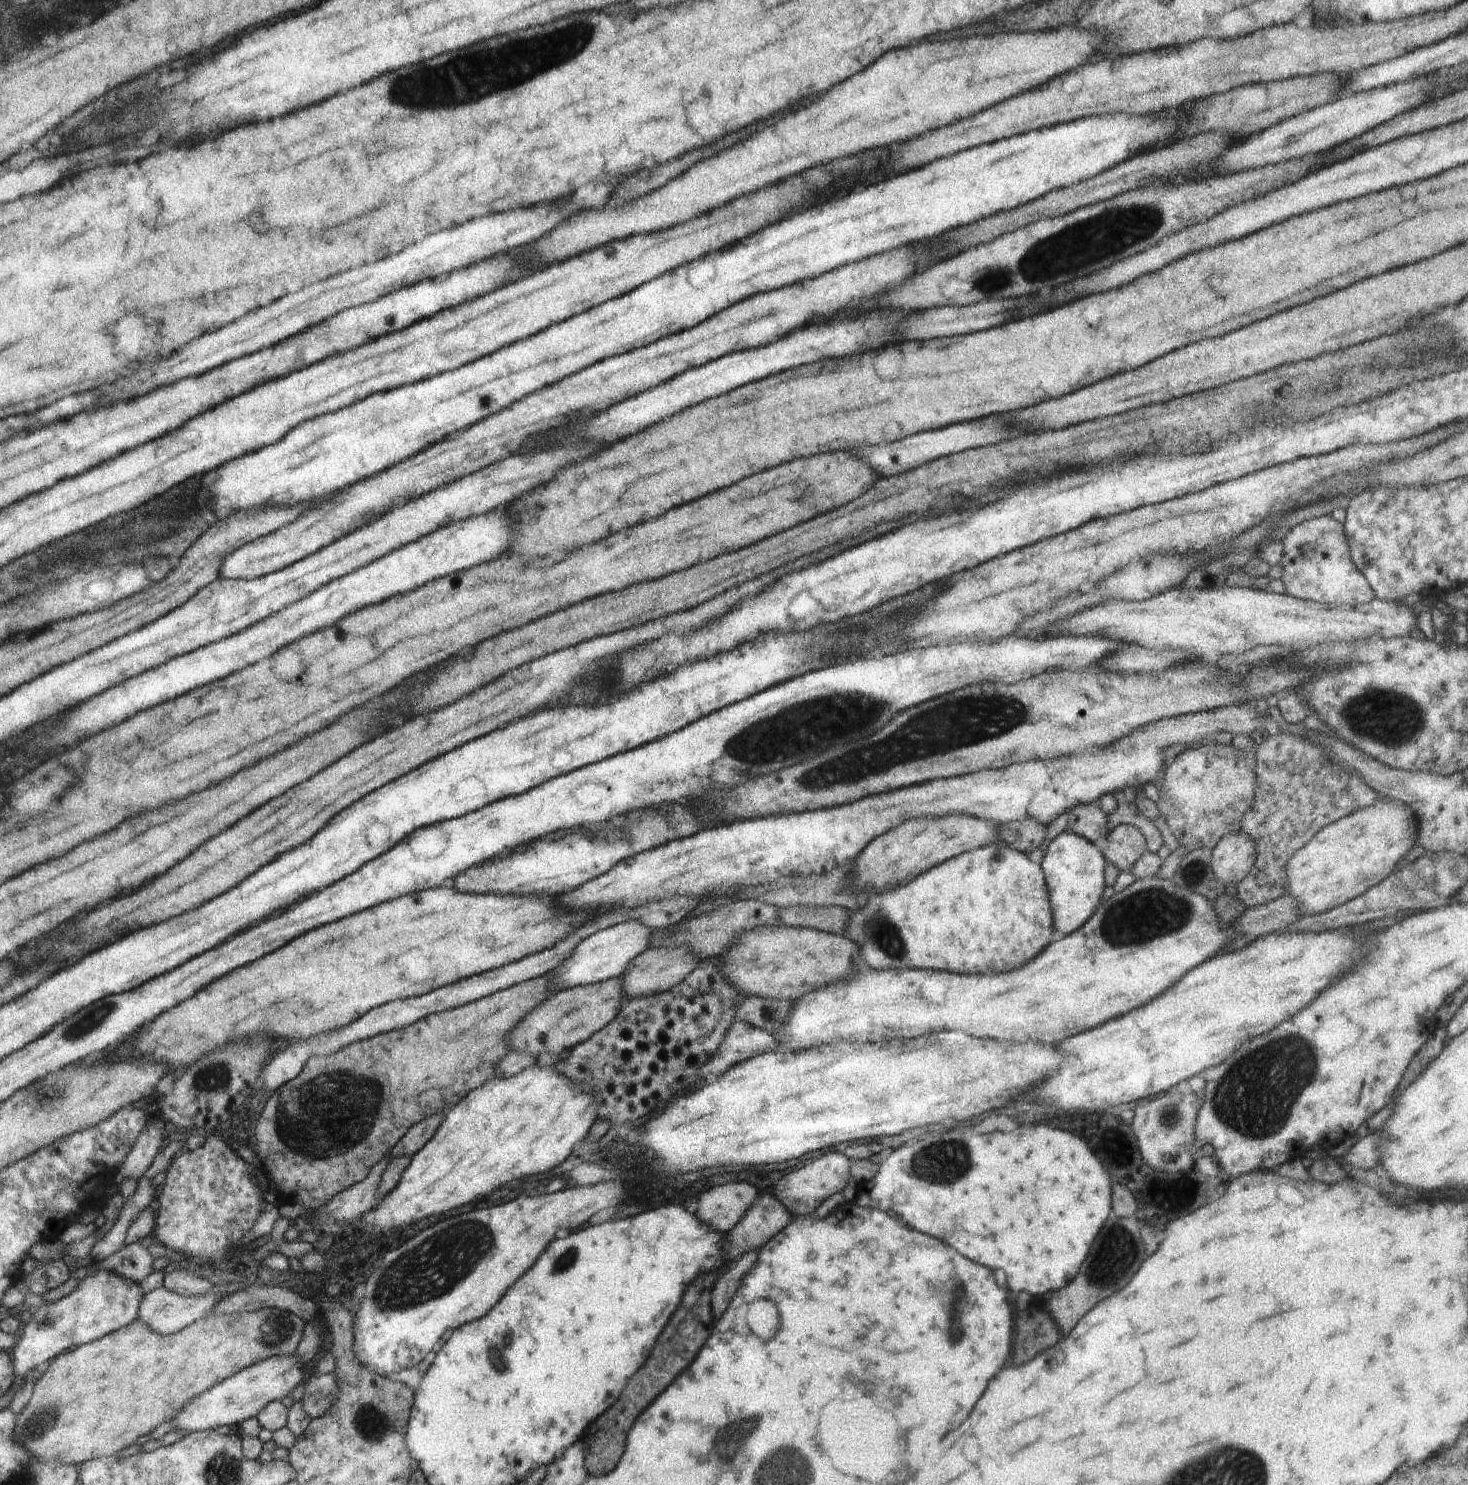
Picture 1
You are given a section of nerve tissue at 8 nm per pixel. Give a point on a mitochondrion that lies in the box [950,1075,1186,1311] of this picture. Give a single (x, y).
(1116, 1252)

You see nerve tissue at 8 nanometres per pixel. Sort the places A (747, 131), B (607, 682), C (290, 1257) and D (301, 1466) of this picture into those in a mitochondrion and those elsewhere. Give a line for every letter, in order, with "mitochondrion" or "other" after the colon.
A: other
B: mitochondrion
C: other
D: other

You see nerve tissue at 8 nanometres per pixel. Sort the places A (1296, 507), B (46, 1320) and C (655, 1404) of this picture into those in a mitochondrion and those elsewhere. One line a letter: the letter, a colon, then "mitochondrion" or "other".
A: other
B: mitochondrion
C: other

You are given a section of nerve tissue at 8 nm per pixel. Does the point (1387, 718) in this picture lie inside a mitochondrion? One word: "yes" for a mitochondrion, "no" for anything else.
yes

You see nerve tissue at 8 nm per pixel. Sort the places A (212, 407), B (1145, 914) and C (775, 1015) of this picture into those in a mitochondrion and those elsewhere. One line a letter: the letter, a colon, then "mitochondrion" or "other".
A: other
B: mitochondrion
C: mitochondrion

